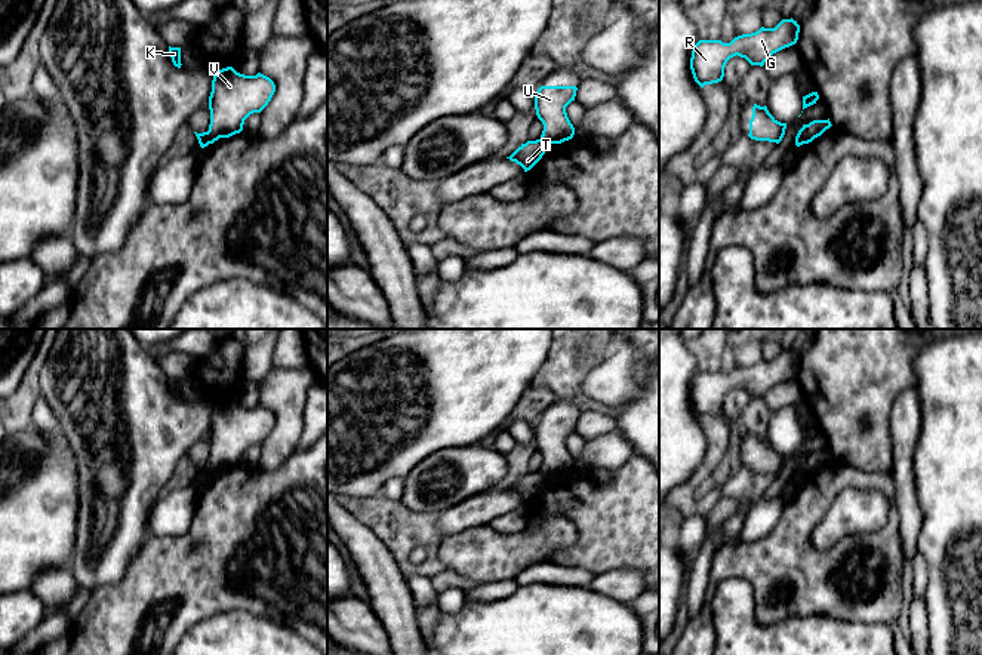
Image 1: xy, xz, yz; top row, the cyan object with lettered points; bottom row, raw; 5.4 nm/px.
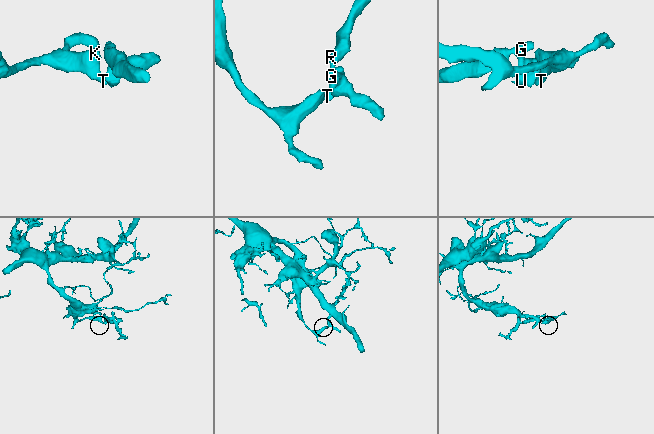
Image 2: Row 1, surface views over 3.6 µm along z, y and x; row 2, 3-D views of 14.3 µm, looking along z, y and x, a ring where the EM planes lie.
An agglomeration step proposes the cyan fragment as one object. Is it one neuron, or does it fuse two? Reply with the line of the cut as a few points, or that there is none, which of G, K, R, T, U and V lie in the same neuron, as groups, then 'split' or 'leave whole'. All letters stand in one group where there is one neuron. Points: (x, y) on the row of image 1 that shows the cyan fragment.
cut xy (208, 131), (211, 143); groups G R U V / K T; split

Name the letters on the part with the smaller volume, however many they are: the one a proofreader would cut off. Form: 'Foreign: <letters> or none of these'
Foreign: G, R, U, V

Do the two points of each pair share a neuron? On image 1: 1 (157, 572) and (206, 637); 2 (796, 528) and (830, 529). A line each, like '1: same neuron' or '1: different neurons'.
1: different neurons
2: different neurons

